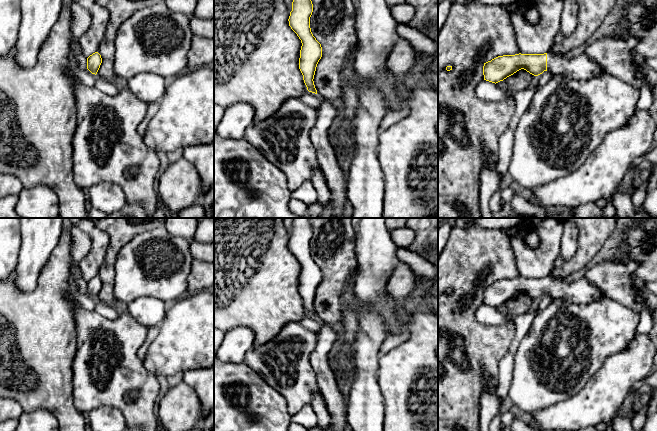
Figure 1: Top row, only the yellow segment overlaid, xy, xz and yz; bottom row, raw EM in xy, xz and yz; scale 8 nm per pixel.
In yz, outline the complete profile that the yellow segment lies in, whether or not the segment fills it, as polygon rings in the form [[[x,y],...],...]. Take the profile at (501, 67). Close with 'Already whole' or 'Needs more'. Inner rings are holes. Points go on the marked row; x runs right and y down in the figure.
[[[515,54],[498,56],[484,63],[484,80],[498,83],[524,69],[534,76],[549,71],[552,76],[562,75],[570,79],[585,80],[605,71],[584,54],[569,57],[567,54]]]. Needs more

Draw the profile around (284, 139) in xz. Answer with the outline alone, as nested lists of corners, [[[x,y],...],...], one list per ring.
[[[291,98],[269,118],[257,124],[253,123],[245,130],[244,139],[284,173],[291,192],[304,182],[311,181],[314,170],[320,168],[317,150],[310,137],[316,118],[316,108],[307,106],[299,98]]]

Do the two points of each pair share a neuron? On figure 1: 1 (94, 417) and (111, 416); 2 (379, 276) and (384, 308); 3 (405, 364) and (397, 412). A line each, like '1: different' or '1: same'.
1: same
2: different
3: same

